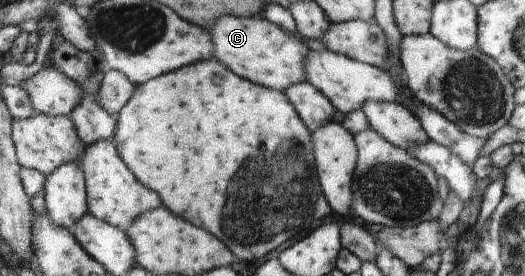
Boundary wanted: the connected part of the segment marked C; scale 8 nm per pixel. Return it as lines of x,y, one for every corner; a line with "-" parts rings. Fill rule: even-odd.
222,16
207,30
215,43
214,59
230,68
235,75
280,92
306,81
304,60
311,50
301,40
281,30
265,17

